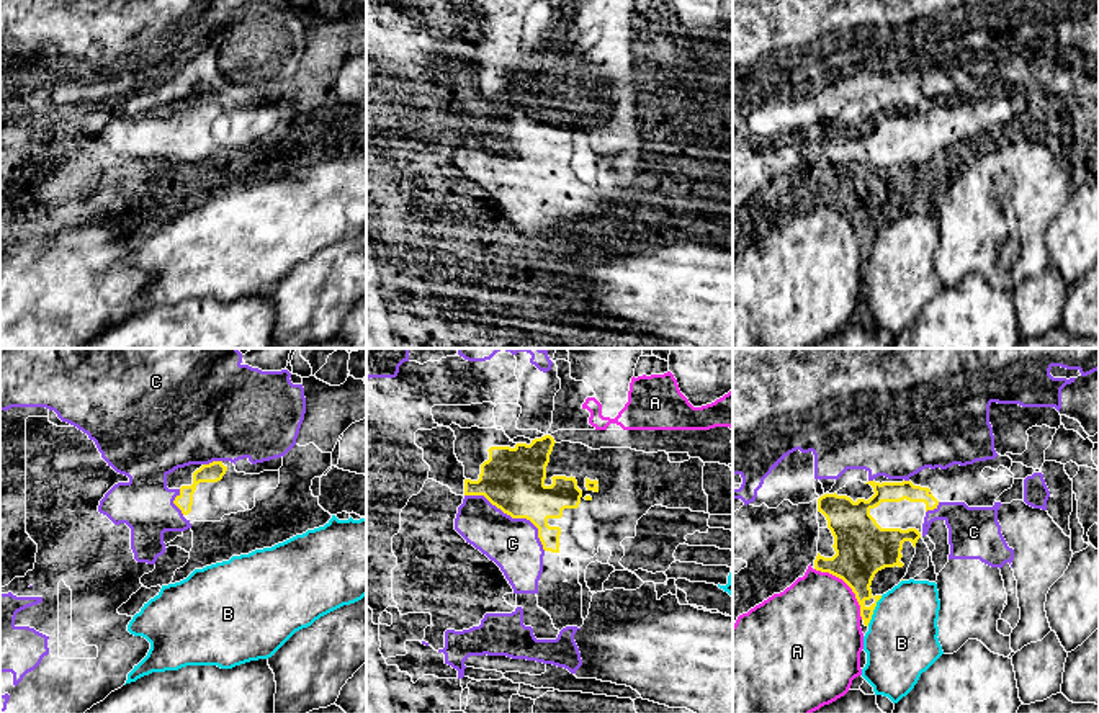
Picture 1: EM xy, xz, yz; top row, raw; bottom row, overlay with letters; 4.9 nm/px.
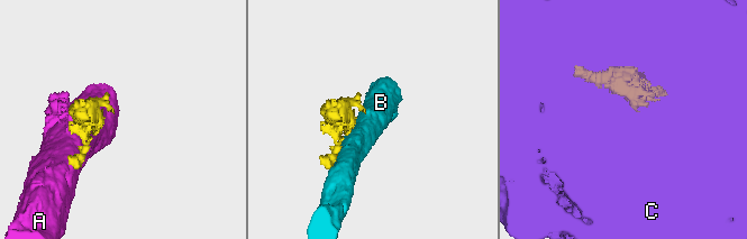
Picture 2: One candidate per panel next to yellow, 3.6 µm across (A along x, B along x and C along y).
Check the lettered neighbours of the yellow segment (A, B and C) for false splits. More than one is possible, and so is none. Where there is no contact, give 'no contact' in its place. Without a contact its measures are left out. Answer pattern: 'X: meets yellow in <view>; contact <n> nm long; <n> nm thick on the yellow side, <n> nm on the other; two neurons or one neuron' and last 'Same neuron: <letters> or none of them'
A: meets yellow in yz; contact 340 nm long; 280 nm thick on the yellow side, 440 nm on the other; two neurons
B: meets yellow in yz; contact 170 nm long; 220 nm thick on the yellow side, 360 nm on the other; two neurons
C: meets yellow in xz; contact 480 nm long; 320 nm thick on the yellow side, 260 nm on the other; two neurons
Same neuron: none of them

